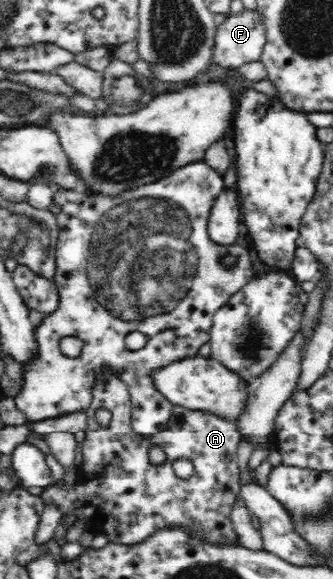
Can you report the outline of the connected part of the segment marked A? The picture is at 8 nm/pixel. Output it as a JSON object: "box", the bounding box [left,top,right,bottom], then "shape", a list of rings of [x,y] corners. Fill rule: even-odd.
{"box":[41,362,240,543],"shape":[[[107,362],[101,364],[95,375],[93,387],[99,388],[99,408],[109,410],[111,420],[107,426],[101,427],[100,425],[99,430],[86,434],[82,450],[83,462],[76,469],[77,479],[74,485],[65,486],[59,482],[54,486],[45,487],[41,498],[44,501],[61,503],[63,516],[67,516],[68,524],[71,524],[77,517],[85,517],[85,520],[89,522],[88,528],[99,534],[107,534],[109,542],[113,543],[140,541],[153,529],[167,523],[185,523],[193,531],[209,539],[236,542],[230,514],[240,492],[240,475],[238,474],[240,438],[233,420],[205,409],[173,405],[166,429],[149,437],[143,437],[132,429],[128,383],[120,378],[115,367]],[[154,444],[163,448],[167,455],[167,460],[158,466],[151,464],[149,460],[148,450]],[[178,459],[189,459],[195,466],[195,473],[189,478],[177,477],[171,467],[172,463]]]}

